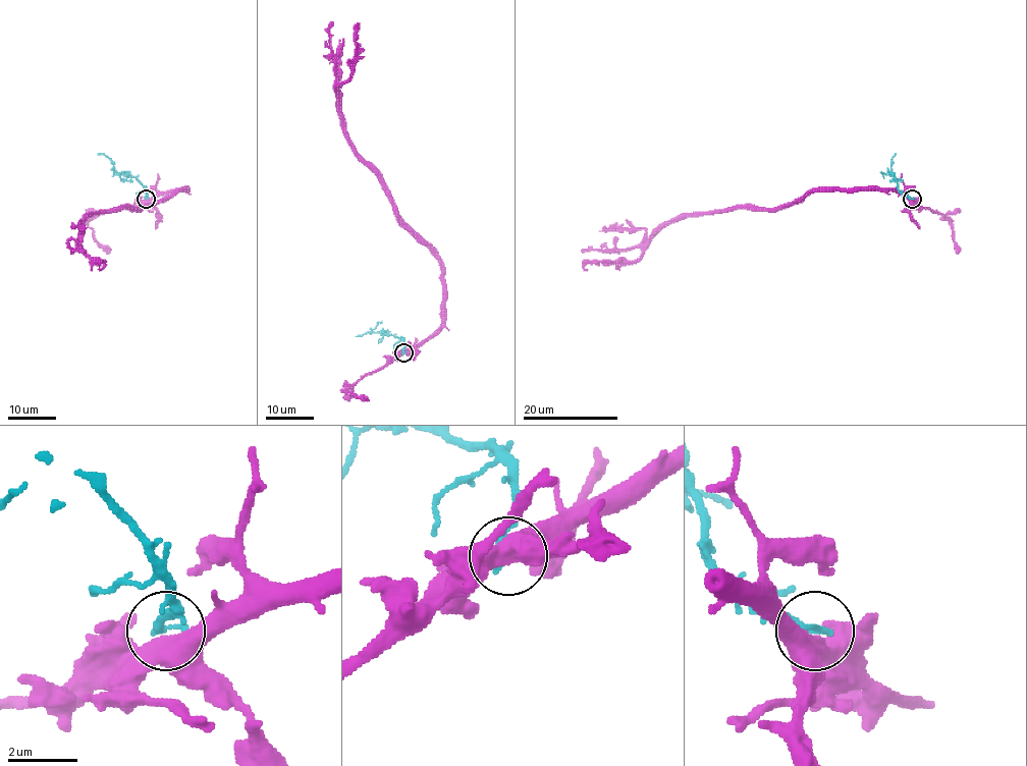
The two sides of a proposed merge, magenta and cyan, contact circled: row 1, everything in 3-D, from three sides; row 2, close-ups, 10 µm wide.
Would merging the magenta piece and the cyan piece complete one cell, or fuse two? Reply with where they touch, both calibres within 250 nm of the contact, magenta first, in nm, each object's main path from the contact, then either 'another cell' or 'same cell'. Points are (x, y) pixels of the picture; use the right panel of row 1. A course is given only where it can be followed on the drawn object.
place (912, 199); calibres 550 and 280 nm; course magenta (912, 199), (890, 190), (809, 190), (776, 208), (699, 212), (668, 221), (636, 261), (586, 263), (587, 270); course cyan (912, 199), (901, 192), (893, 175), (890, 159), (896, 155); another cell

